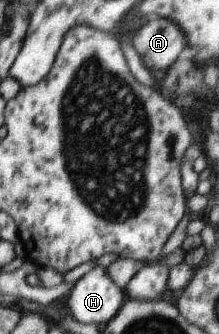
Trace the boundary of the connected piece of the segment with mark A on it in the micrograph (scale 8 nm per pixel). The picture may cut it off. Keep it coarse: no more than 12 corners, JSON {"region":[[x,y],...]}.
{"region":[[172,22],[142,24],[132,47],[144,68],[168,70],[184,48]]}

